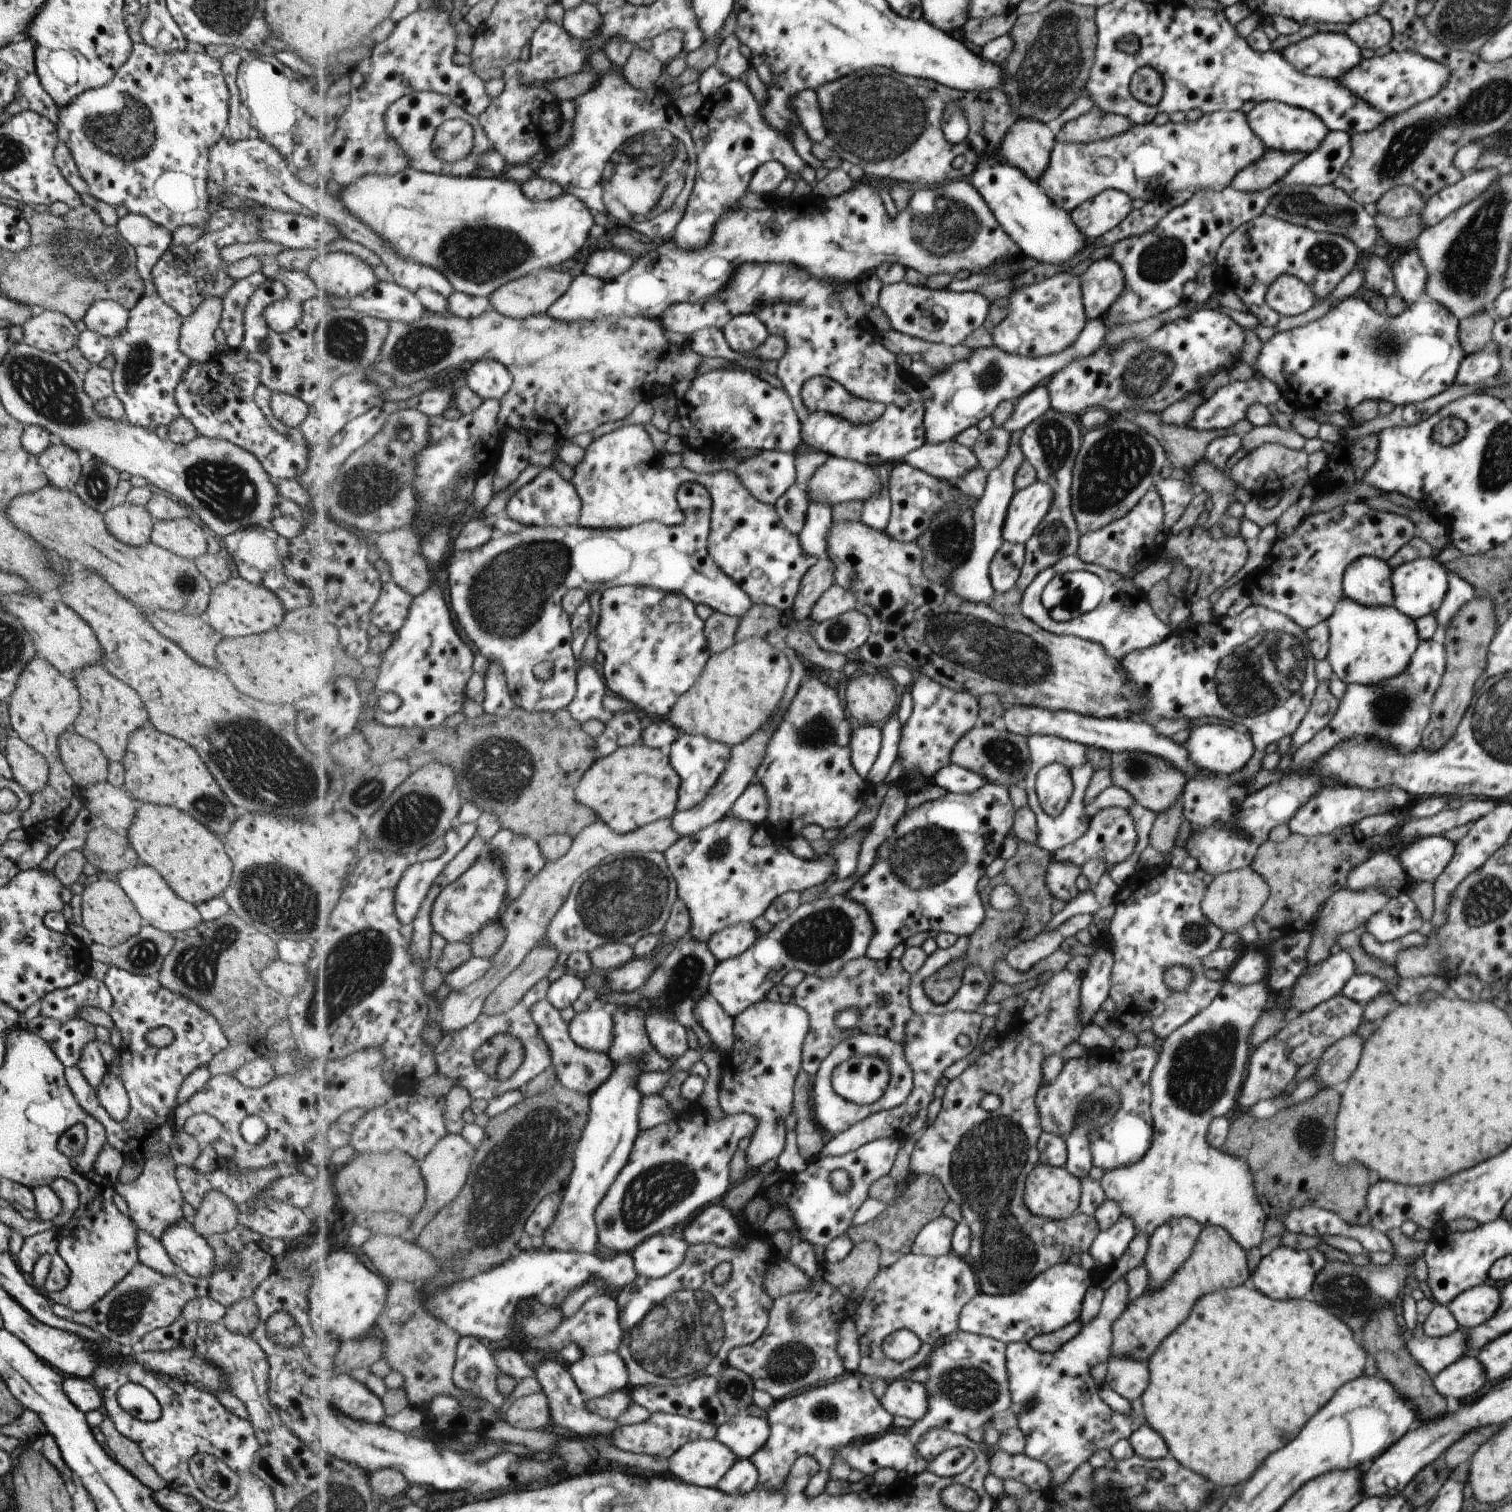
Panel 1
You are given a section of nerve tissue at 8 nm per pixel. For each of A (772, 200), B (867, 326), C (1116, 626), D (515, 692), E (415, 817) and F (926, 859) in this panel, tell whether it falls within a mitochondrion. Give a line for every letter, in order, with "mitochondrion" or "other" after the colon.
A: other
B: other
C: other
D: other
E: mitochondrion
F: mitochondrion

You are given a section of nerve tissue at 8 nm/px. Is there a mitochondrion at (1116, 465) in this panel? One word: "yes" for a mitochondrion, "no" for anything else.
yes

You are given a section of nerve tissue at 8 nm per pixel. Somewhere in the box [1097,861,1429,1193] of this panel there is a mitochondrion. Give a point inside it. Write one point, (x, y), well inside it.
(1202, 1070)

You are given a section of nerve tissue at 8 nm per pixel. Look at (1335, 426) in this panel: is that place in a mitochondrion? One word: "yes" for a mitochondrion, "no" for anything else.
no

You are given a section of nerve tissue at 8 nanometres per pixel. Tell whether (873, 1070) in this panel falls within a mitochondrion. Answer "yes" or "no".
no

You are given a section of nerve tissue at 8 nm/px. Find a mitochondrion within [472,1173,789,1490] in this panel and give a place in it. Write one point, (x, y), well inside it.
(679, 1336)

